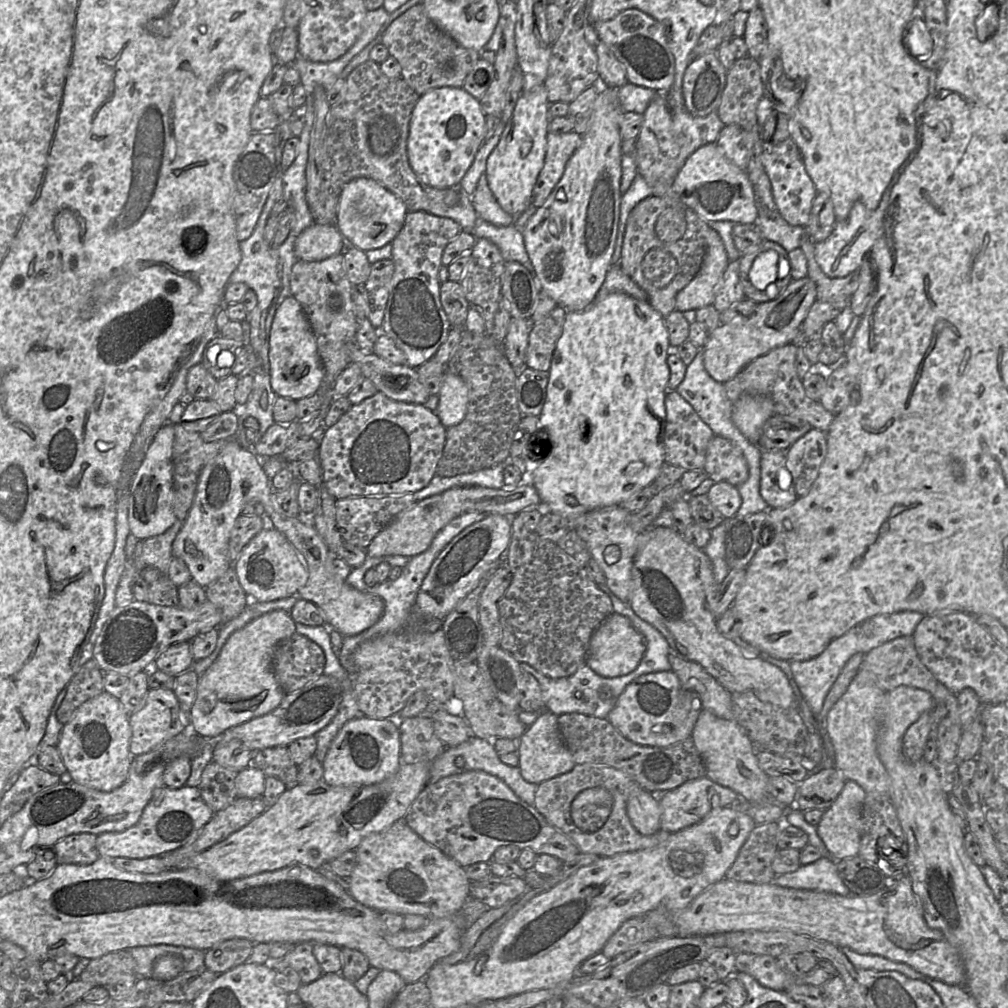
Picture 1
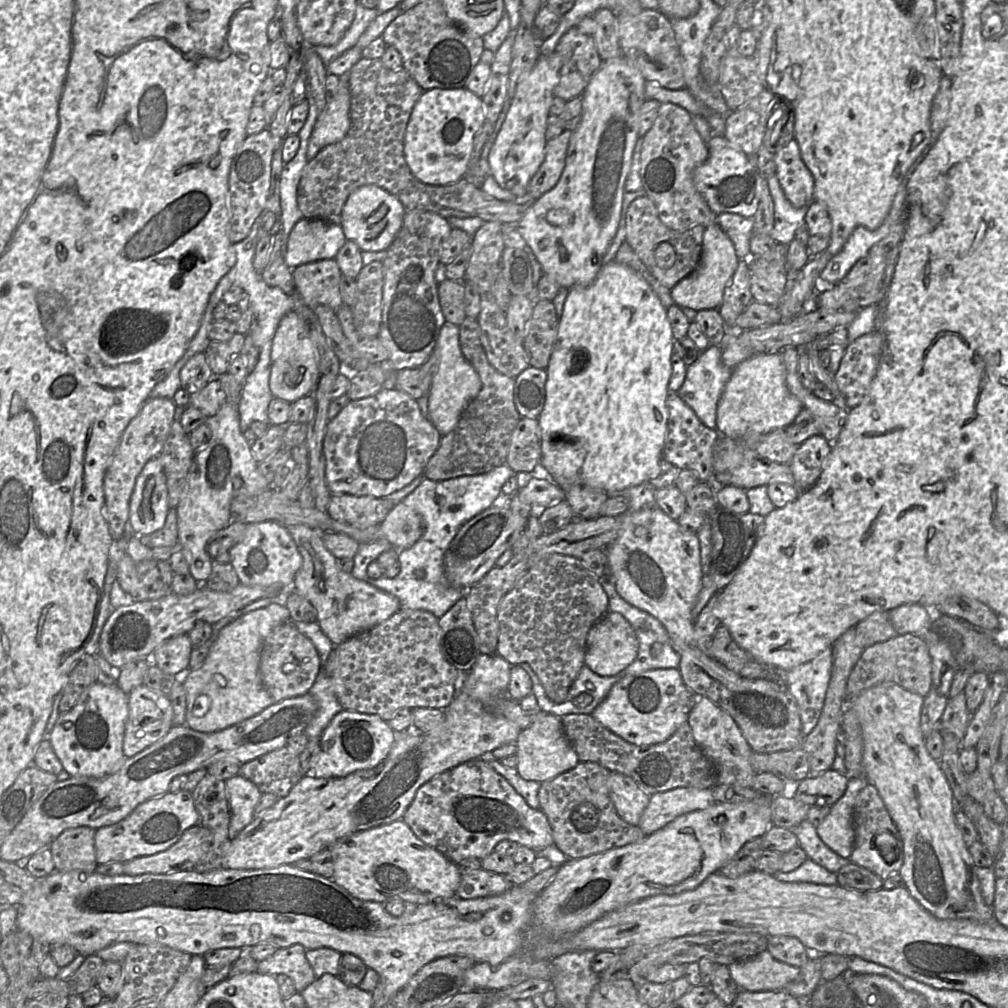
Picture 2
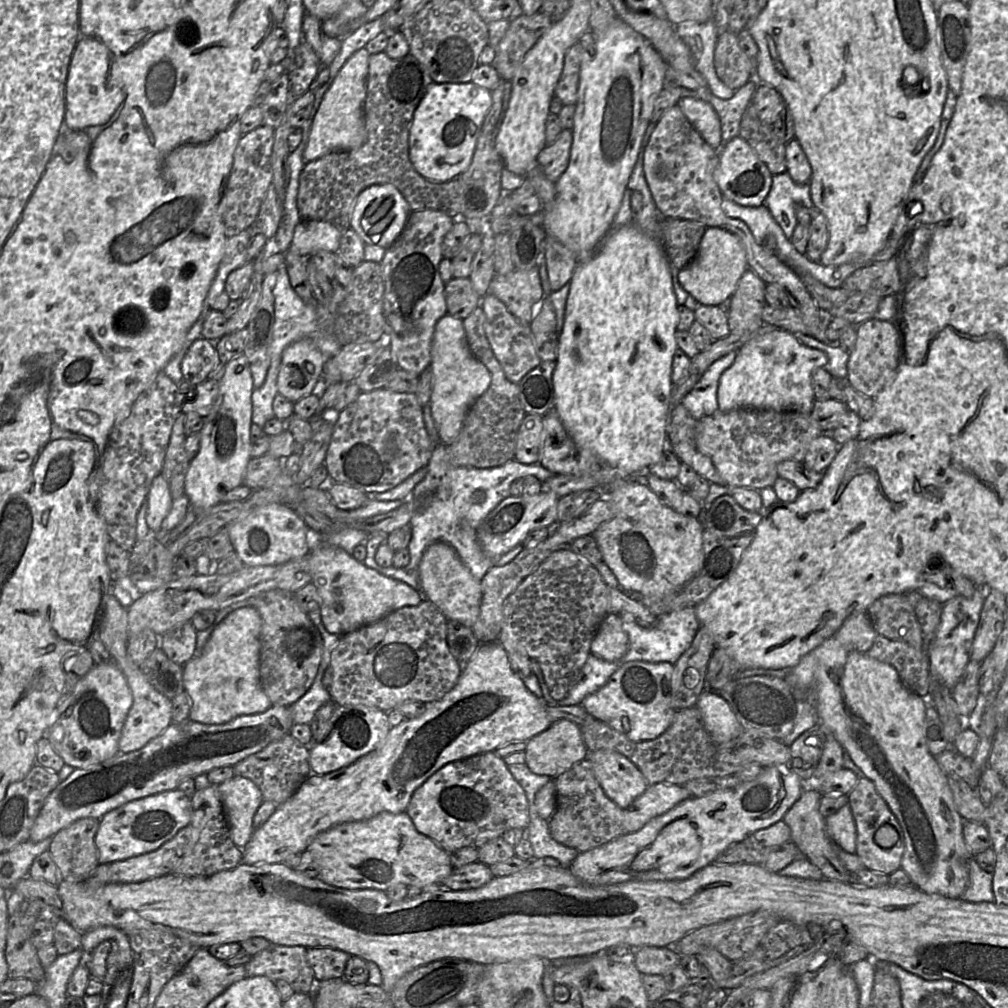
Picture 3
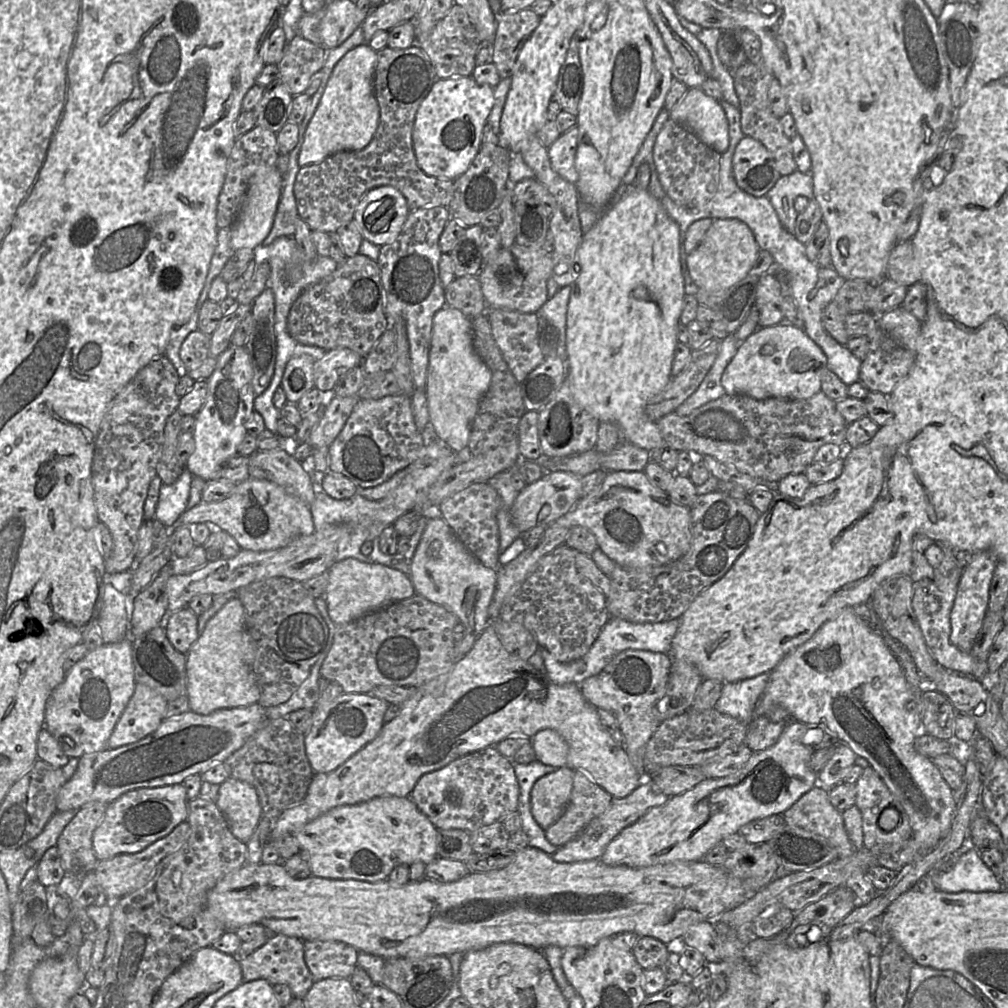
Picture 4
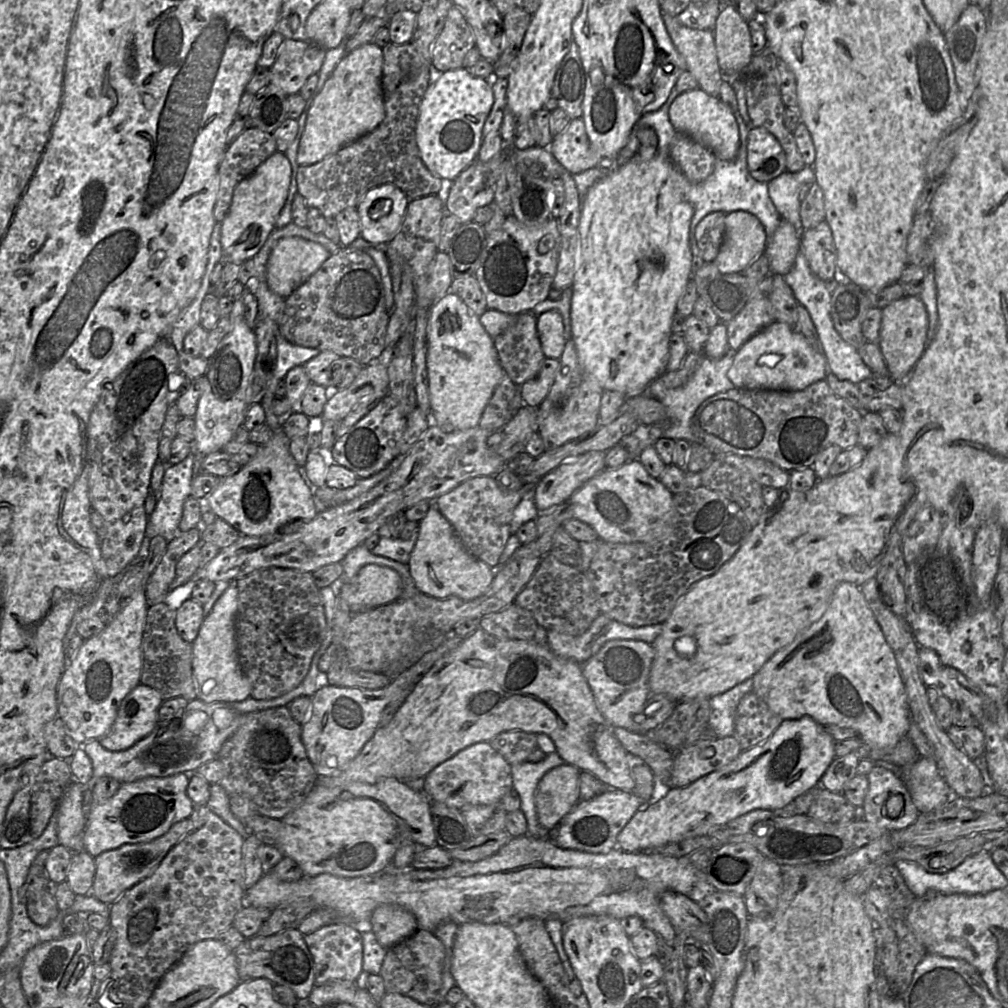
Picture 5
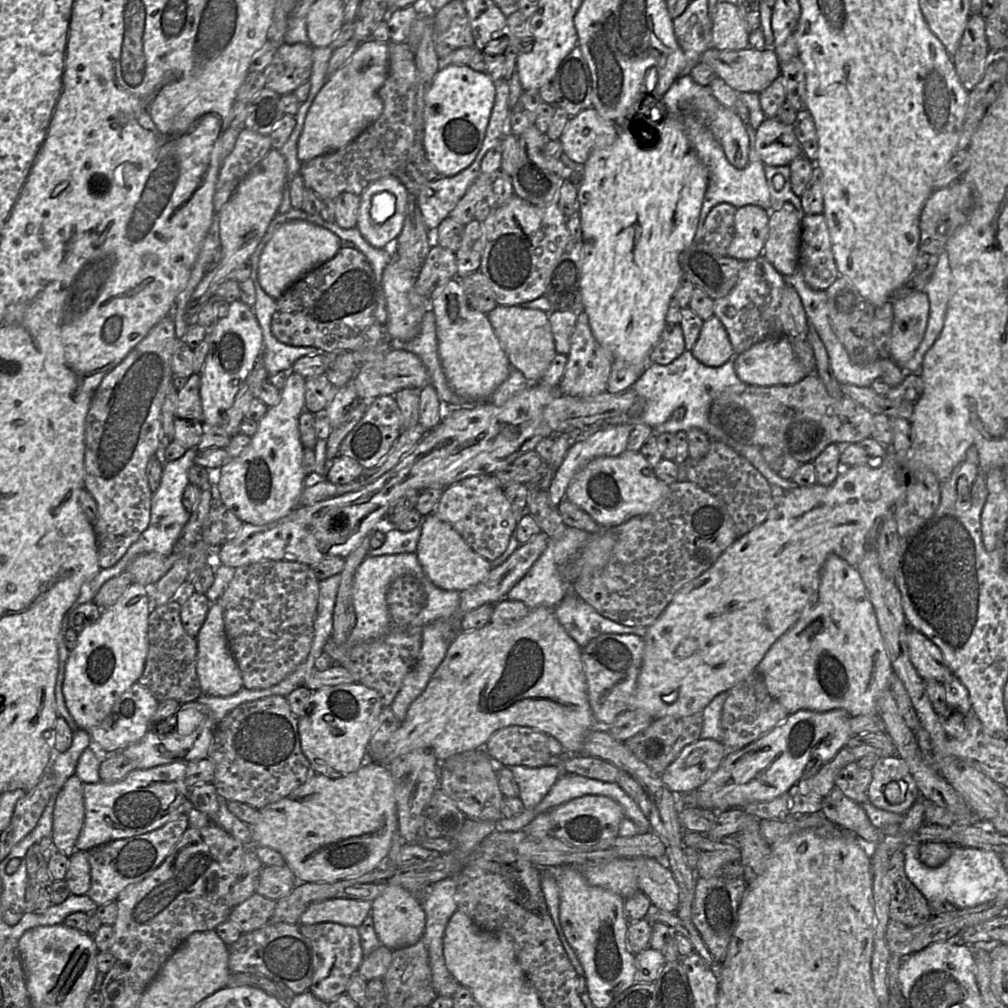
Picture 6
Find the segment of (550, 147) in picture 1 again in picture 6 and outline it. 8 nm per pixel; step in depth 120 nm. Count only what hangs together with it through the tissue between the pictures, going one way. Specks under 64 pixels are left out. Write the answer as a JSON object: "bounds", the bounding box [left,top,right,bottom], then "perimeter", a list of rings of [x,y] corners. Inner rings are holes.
{"bounds":[559,107,622,165],"perimeter":[[[593,107],[571,116],[559,138],[563,153],[584,165],[595,149],[611,146],[622,129],[601,117]]]}

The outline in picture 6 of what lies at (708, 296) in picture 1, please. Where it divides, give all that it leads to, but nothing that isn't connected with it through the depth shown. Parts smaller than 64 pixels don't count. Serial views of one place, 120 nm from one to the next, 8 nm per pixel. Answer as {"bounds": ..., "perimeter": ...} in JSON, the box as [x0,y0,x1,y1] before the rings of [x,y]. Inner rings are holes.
{"bounds":[727,205,770,261],"perimeter":[[[757,205],[737,208],[734,236],[727,249],[727,256],[741,261],[760,256],[769,233],[769,218],[770,212]]]}

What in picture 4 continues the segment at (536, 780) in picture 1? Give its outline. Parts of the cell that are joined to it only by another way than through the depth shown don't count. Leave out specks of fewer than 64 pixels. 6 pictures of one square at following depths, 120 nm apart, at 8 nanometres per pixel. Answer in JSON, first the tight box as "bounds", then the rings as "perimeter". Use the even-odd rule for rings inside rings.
{"bounds":[531,729,569,769],"perimeter":[[[543,729],[531,738],[536,761],[556,769],[567,766],[569,746],[555,730]]]}

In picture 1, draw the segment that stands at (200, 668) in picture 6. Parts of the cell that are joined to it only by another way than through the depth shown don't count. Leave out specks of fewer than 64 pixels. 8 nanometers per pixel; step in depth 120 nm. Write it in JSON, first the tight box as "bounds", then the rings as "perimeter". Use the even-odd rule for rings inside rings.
{"bounds":[191,610,296,739],"perimeter":[[[284,610],[267,612],[233,632],[212,665],[199,677],[191,710],[191,729],[204,739],[218,739],[226,730],[277,708],[285,693],[272,671],[277,645],[296,632],[296,623]]]}

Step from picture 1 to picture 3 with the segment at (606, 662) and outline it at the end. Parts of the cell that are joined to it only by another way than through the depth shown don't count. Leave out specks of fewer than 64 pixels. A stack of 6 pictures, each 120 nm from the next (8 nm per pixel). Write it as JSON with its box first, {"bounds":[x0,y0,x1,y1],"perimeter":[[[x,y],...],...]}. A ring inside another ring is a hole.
{"bounds":[590,613,629,661],"perimeter":[[[609,613],[592,640],[590,653],[605,661],[621,659],[629,648],[629,638],[618,614]]]}

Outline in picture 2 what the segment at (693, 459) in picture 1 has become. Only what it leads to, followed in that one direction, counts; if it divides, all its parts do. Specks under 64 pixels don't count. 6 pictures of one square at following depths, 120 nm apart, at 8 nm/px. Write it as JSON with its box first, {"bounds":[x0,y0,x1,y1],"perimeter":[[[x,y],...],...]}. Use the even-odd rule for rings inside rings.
{"bounds":[663,391,721,483],"perimeter":[[[677,391],[668,394],[667,406],[669,419],[663,458],[674,464],[679,470],[689,469],[694,471],[700,481],[713,483],[713,449],[721,436],[720,433],[716,429],[705,426],[692,408],[682,400]]]}

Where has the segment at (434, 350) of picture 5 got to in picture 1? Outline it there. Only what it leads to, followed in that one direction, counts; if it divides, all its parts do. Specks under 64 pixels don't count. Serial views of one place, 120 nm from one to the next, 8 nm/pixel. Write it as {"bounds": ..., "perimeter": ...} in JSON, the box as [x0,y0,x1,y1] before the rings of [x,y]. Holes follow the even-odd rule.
{"bounds":[435,370,469,428],"perimeter":[[[446,370],[435,410],[445,428],[459,424],[467,413],[469,389],[464,380]]]}

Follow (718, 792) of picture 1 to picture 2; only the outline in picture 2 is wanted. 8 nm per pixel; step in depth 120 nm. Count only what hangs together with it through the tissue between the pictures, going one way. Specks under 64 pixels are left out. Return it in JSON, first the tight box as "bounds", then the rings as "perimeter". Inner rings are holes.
{"bounds":[638,787,715,835],"perimeter":[[[681,787],[655,793],[650,796],[638,827],[650,835],[683,814],[705,810],[715,803],[711,789]]]}

